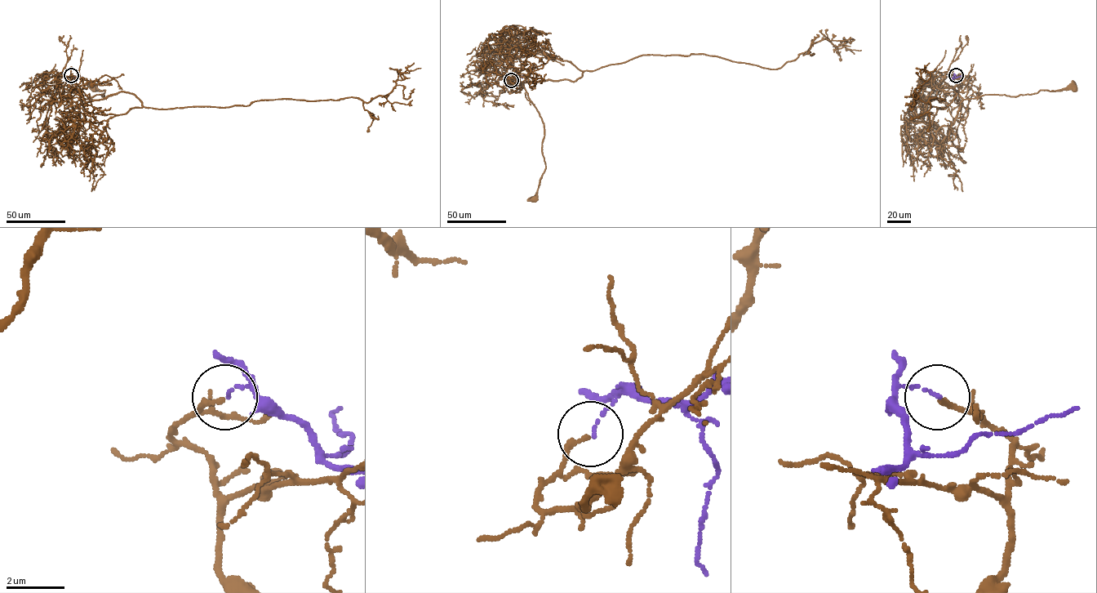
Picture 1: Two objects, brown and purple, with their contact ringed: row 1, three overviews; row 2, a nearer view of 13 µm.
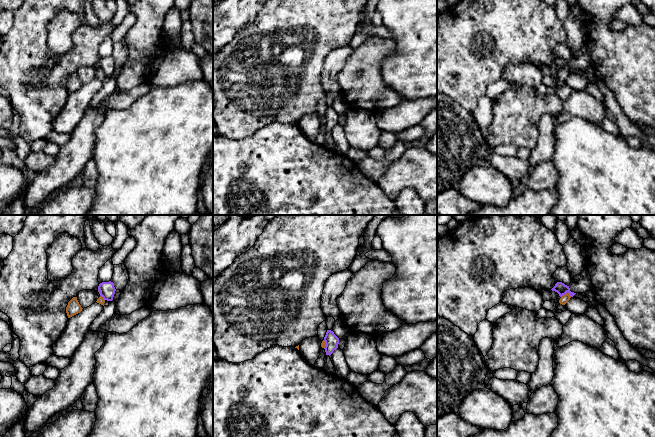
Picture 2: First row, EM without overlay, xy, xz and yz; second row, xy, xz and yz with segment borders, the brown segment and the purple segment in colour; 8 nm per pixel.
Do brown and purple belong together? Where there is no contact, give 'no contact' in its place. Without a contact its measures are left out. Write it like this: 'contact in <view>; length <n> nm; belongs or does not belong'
contact in yz; length 90 nm; does not belong

